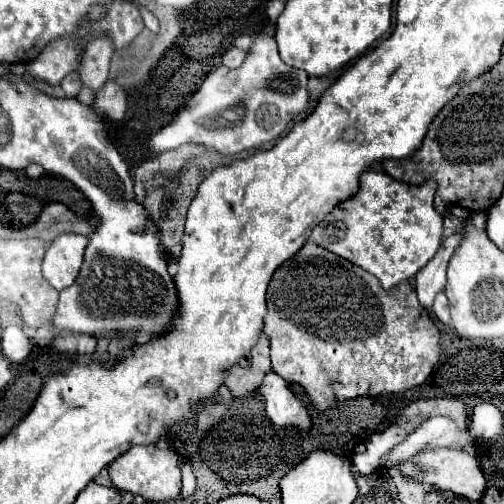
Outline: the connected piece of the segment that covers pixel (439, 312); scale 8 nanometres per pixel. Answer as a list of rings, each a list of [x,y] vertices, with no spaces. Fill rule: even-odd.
[[[437,293],[435,303],[433,303],[433,313],[435,313],[437,319],[443,321],[443,323],[449,323],[449,321],[451,321],[451,317],[449,317],[449,303],[447,303],[445,293]]]

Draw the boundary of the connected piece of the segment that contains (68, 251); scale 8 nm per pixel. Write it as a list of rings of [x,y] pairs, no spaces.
[[[63,233],[57,235],[47,247],[43,259],[43,277],[53,289],[63,291],[77,279],[87,243],[89,239],[83,235]]]

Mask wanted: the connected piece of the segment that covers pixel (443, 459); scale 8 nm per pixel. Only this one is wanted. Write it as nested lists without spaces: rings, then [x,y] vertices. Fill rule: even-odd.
[[[427,447],[421,449],[417,455],[413,455],[407,461],[399,461],[391,467],[397,467],[401,475],[407,481],[417,481],[417,483],[429,483],[431,487],[439,487],[441,491],[451,491],[455,495],[461,495],[469,501],[479,501],[485,493],[485,475],[483,469],[477,461],[477,457],[461,451],[461,449],[447,449],[447,447]]]

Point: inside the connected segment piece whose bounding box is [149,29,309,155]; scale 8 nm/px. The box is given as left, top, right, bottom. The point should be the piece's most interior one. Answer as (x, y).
(231, 111)

